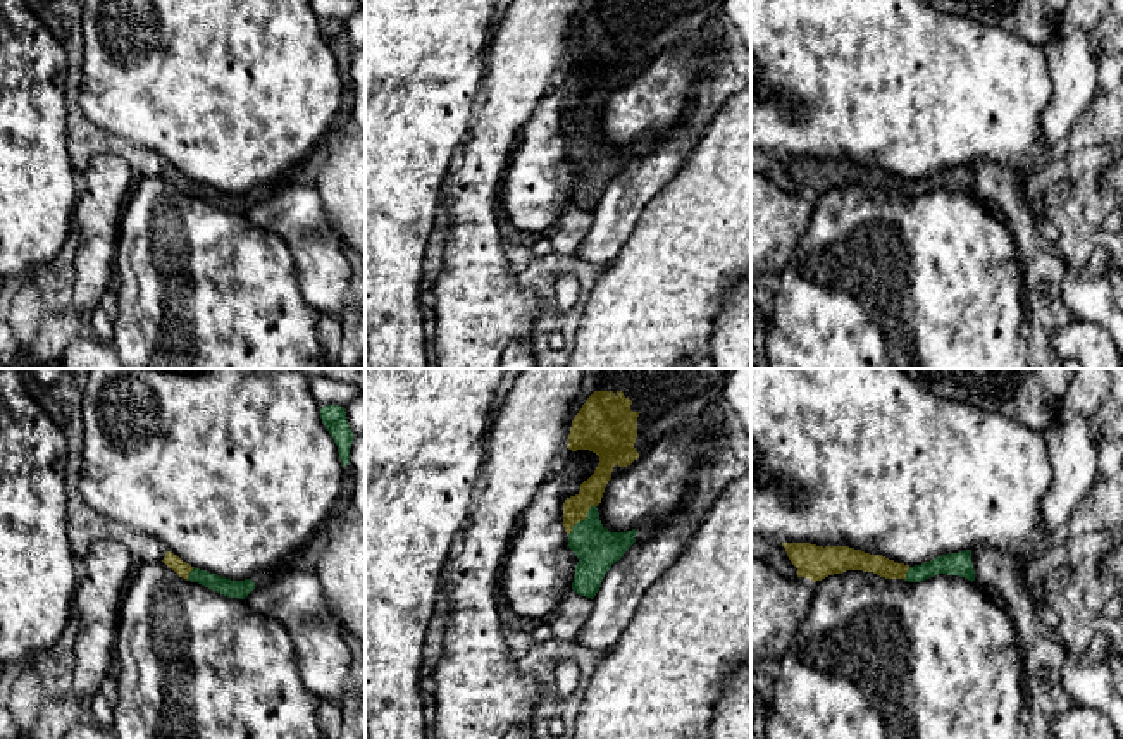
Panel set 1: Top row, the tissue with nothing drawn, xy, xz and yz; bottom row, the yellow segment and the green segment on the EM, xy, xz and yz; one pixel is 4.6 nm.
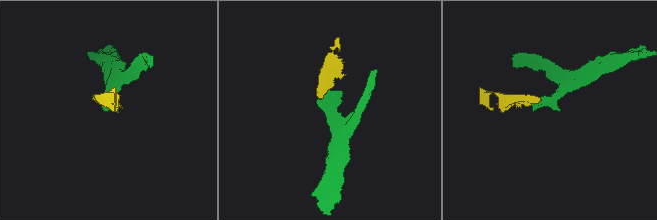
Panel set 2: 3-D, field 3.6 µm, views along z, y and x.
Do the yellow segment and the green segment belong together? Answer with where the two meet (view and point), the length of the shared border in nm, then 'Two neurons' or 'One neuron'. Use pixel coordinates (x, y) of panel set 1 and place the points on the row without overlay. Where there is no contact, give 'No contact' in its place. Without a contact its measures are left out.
Touches yellow at xz (581, 133). Shared border 190 nm. One neuron

